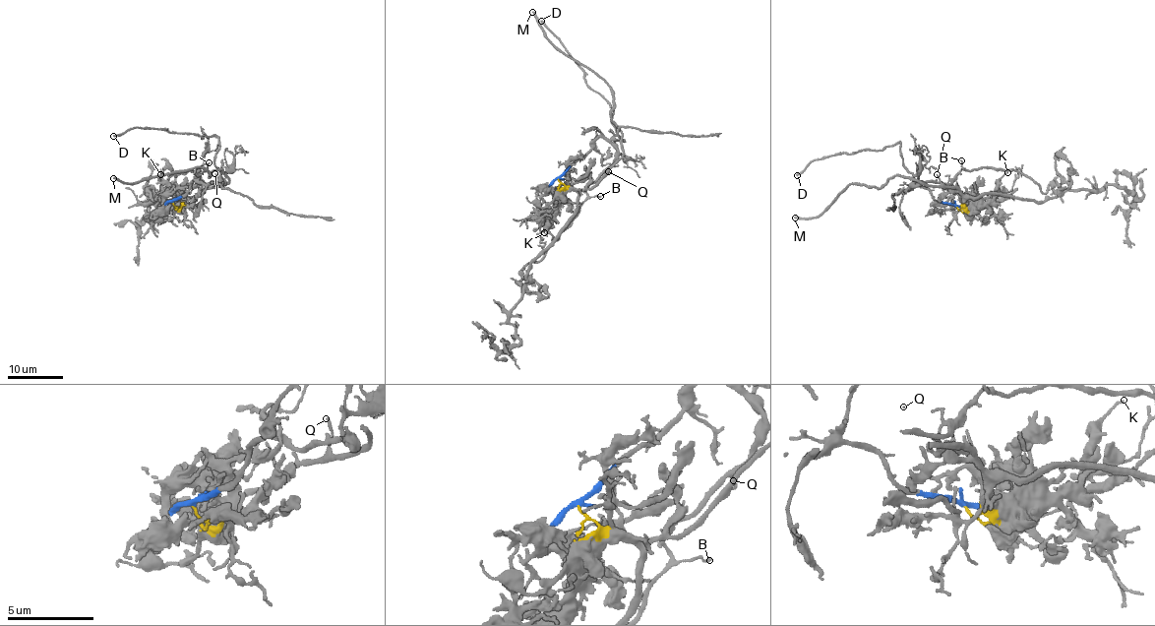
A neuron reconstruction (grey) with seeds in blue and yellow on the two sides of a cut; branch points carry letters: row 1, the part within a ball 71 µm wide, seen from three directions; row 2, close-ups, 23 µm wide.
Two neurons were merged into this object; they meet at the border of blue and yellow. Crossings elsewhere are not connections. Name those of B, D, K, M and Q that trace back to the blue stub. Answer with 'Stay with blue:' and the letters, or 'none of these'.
Stay with blue: B, D

